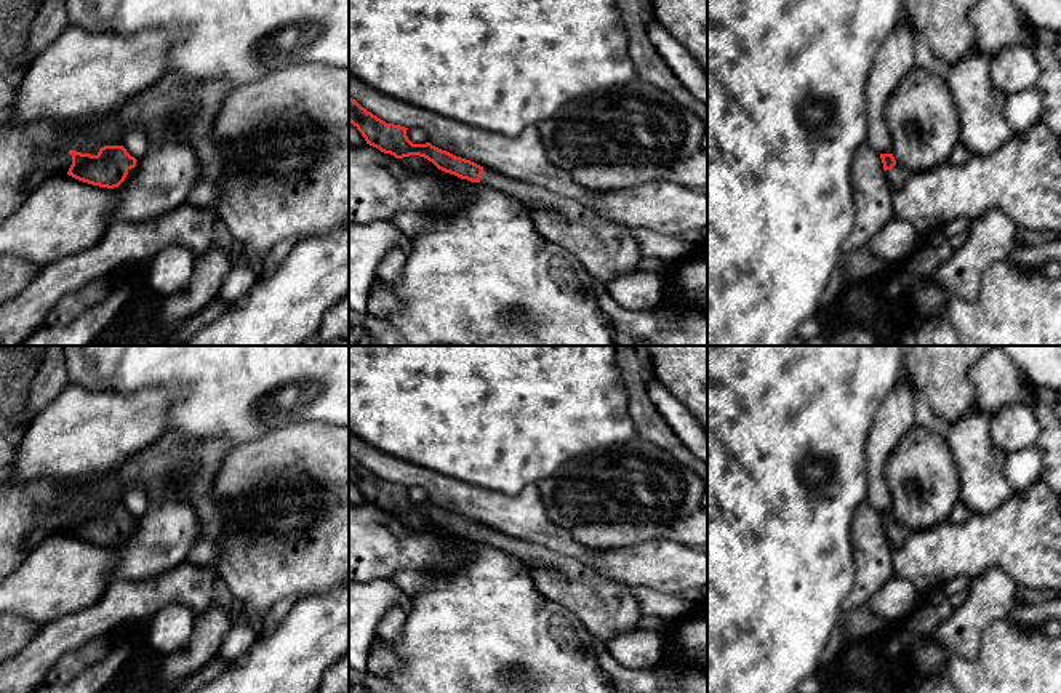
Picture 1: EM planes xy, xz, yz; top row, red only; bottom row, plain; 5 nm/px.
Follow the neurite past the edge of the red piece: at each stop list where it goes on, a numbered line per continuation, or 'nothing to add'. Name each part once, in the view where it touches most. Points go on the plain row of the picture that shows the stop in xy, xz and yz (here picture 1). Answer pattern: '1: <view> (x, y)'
1: xz (533, 556)

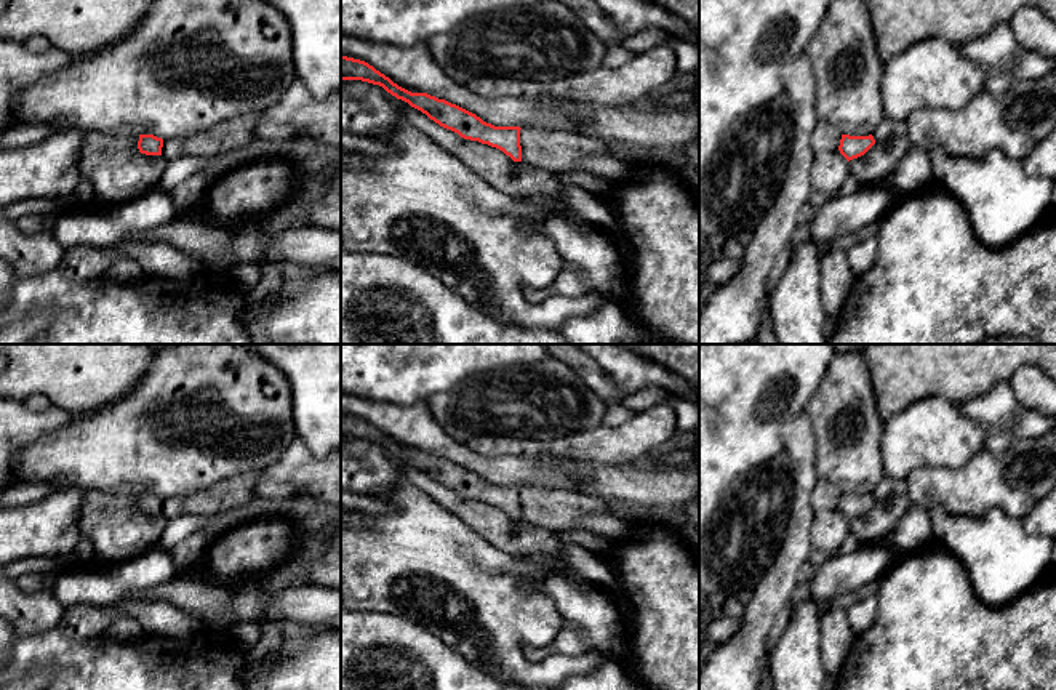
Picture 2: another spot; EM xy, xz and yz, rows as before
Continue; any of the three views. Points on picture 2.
1: xz (552, 509)

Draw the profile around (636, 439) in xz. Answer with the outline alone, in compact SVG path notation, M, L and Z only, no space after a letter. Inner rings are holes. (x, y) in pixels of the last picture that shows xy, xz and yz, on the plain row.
M662 403L637 413L619 426L602 424L547 442L485 435L469 440L467 445L475 453L488 458L539 458L550 455L565 461L614 467L648 459L675 432L677 415L669 405Z

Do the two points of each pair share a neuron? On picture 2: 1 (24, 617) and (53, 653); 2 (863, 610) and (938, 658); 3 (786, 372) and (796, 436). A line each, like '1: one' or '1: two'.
1: two
2: two
3: two

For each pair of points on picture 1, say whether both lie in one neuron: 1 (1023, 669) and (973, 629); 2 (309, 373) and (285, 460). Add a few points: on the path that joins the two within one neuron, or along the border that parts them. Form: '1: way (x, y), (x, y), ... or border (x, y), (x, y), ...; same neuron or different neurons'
1: border (1008, 616), (988, 628), (973, 658), (954, 655); different neurons
2: border (332, 424), (288, 421), (263, 436); different neurons

